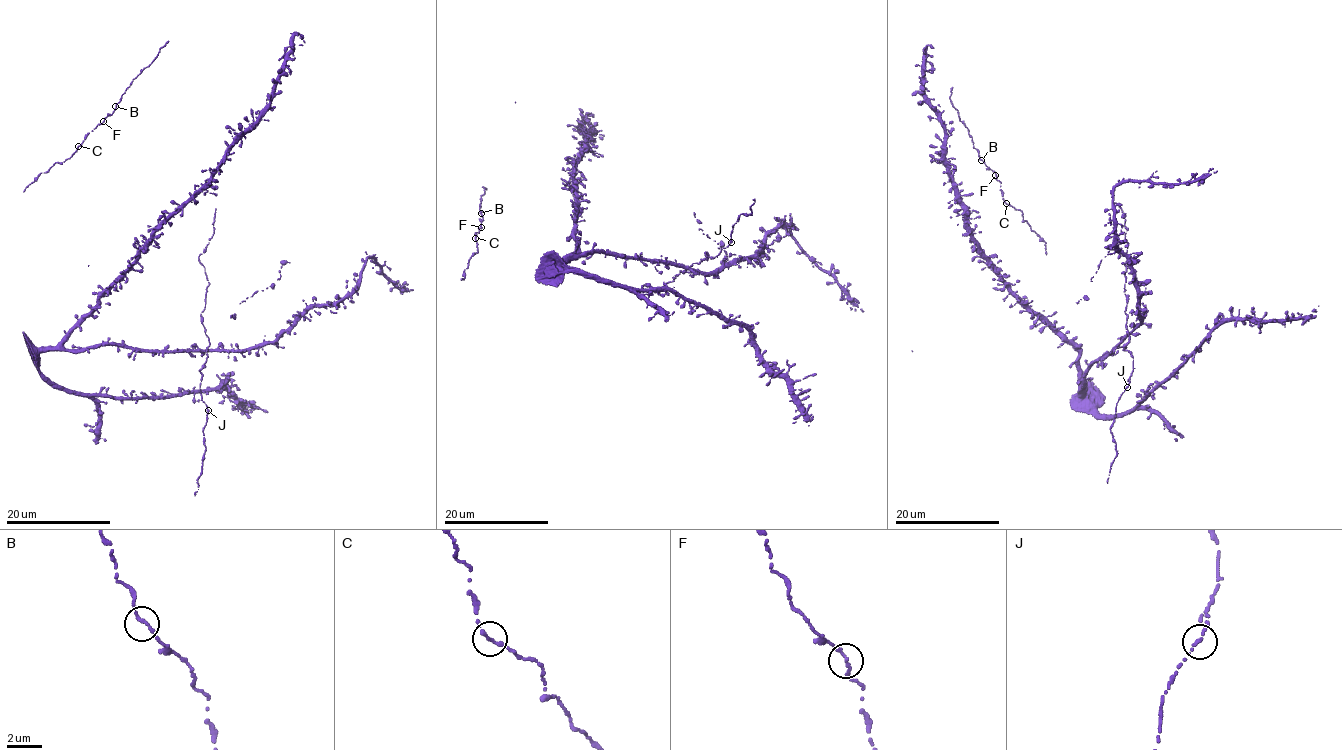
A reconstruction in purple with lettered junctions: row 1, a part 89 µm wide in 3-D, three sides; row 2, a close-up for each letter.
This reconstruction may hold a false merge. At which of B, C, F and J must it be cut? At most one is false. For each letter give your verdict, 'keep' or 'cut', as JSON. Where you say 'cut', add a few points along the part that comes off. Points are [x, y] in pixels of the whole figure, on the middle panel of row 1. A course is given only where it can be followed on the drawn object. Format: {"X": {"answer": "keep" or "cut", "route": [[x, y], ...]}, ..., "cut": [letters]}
{"B": {"answer": "keep"}, "C": {"answer": "keep"}, "F": {"answer": "keep"}, "J": {"answer": "keep"}, "cut": []}

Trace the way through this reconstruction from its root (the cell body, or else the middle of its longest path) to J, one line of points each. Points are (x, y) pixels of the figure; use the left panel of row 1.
J: (106, 292), (72, 330), (65, 348), (206, 349), (200, 393), (208, 411)

